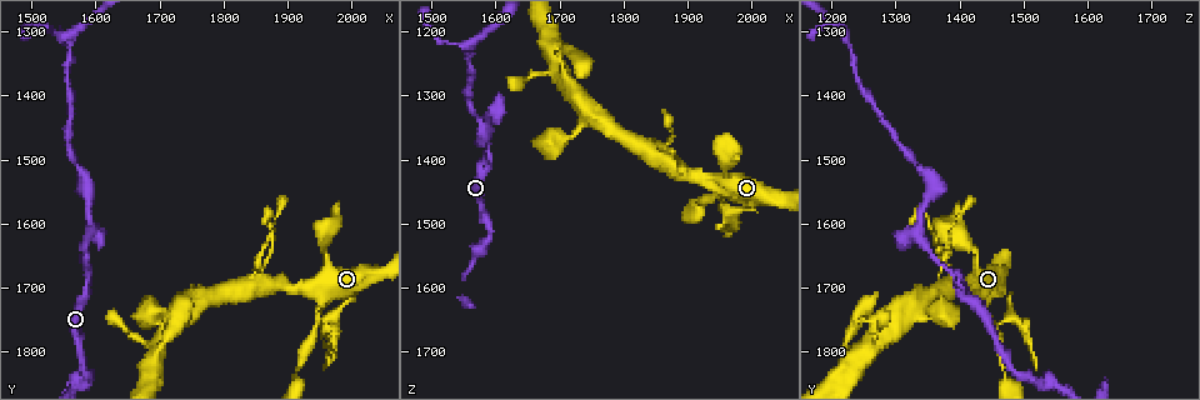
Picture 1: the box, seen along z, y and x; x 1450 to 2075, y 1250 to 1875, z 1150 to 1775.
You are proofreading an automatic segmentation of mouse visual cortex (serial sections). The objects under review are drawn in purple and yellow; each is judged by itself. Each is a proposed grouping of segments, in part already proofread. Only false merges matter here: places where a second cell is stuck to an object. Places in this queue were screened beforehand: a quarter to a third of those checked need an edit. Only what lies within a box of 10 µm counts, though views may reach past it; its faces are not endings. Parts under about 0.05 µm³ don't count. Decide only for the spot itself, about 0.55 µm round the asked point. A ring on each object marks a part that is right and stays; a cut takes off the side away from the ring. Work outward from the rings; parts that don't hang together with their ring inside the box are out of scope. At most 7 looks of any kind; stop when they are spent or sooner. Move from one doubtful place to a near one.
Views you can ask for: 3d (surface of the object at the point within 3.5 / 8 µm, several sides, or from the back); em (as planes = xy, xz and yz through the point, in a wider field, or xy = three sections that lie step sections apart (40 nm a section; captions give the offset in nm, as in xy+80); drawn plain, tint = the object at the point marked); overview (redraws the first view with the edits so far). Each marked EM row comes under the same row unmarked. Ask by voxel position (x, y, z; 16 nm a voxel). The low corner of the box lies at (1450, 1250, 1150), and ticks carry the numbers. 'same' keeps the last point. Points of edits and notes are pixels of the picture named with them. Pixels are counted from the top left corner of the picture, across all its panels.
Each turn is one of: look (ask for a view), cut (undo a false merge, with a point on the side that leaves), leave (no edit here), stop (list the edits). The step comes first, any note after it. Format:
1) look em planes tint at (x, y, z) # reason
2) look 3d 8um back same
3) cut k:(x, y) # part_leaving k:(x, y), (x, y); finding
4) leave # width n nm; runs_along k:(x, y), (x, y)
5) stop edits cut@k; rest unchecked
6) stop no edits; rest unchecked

look 3d 3.5um at (1595, 1615, 1335) # branch point

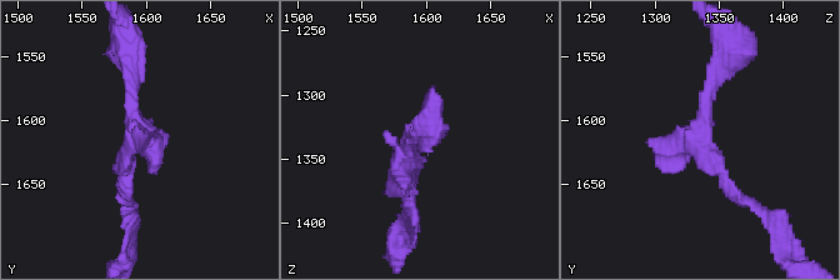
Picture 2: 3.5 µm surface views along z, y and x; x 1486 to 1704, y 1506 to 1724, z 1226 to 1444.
look em planes tint at (1592, 1610, 1332) # shape alone is not enough

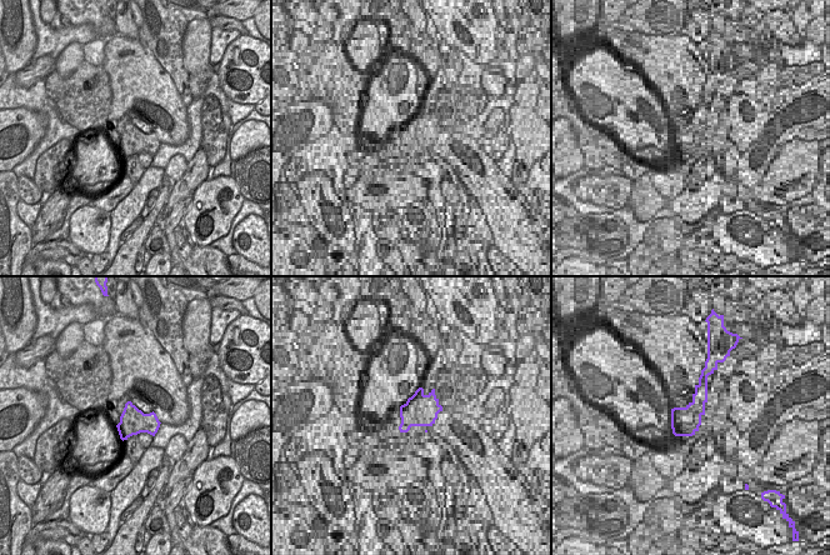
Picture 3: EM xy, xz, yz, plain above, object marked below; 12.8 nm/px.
leave # runs_along 2:(743, 200), (695, 135), (726, 58); one cell here

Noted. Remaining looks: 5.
look 3d 3.5um at (1555, 1315, 1220) # branch point

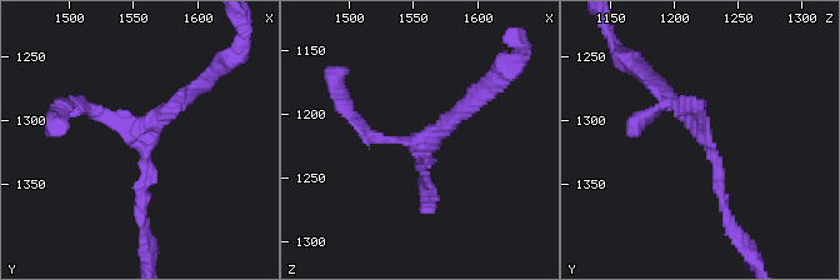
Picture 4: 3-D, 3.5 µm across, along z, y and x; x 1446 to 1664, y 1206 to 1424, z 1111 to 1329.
look em xy step 3 tint at (1556, 1310, 1224)

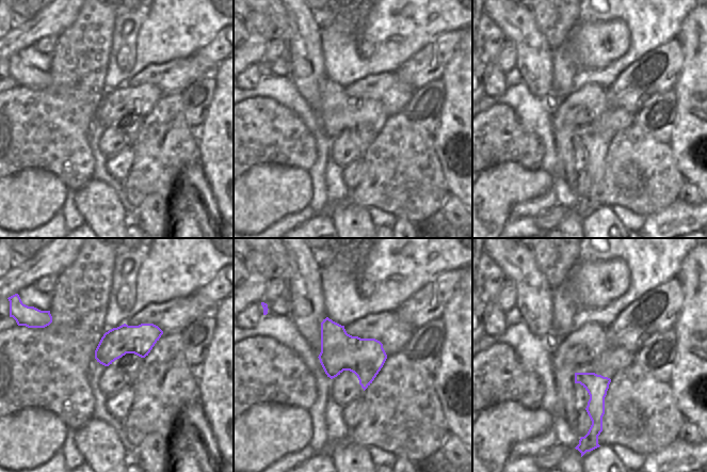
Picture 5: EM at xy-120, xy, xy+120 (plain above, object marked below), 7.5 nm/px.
leave # runs_along 4:(726, 215), (708, 139), (660, 85); all the same cell

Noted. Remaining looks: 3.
look 3d 3.5um at (1715, 1740, 1370) # a narrow waist

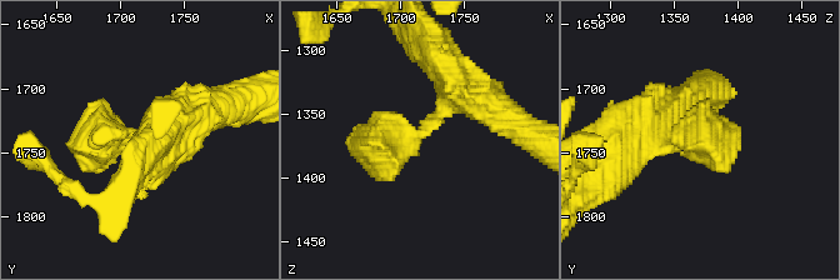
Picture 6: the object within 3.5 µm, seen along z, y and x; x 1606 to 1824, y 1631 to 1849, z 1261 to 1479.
look em planes tint same

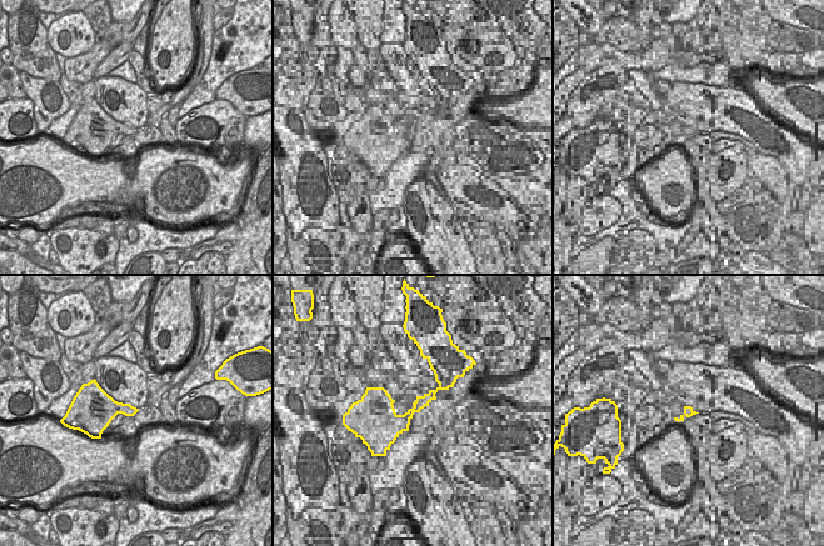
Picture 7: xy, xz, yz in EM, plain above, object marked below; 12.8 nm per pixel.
leave # runs_along 6:(466, 86), (428, 129), (366, 170); continuous, no second cell

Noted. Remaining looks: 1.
stop no edits; rest unchecked

